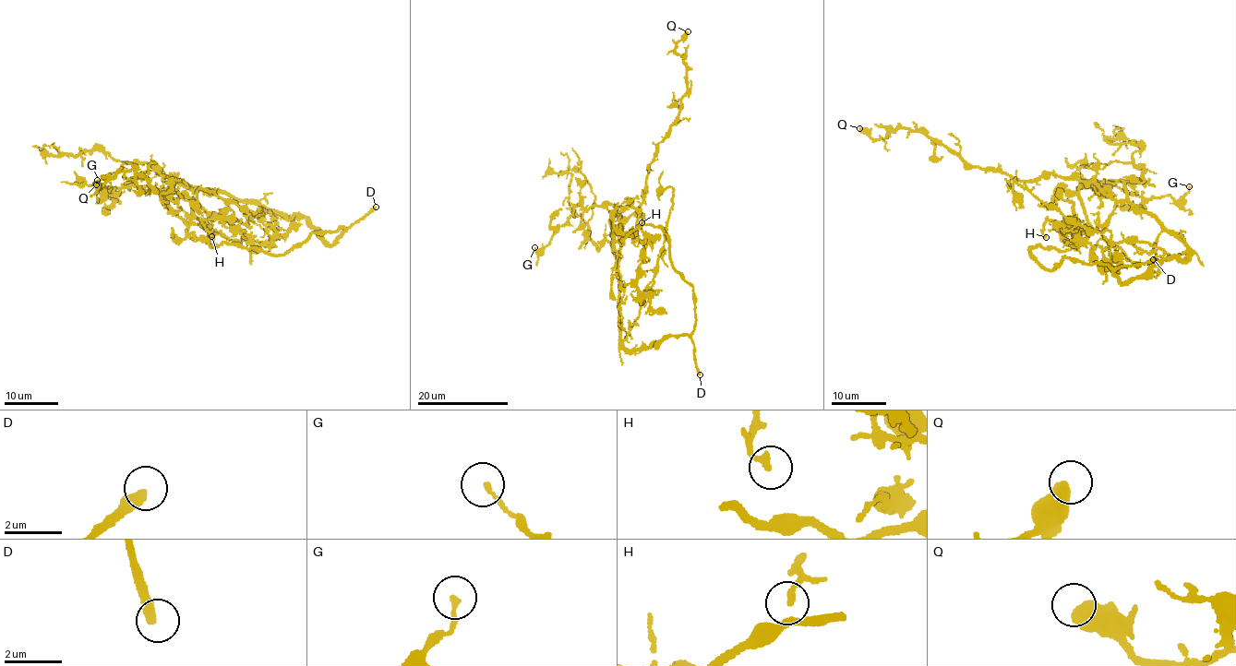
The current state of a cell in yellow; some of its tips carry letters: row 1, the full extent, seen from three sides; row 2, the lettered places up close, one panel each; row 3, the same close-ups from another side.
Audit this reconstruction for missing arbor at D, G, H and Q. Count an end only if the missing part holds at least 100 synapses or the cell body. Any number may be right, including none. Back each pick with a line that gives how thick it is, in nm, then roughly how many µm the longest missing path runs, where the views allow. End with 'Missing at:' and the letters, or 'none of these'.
D: 400 nm | 120 µm
Missing at: D

